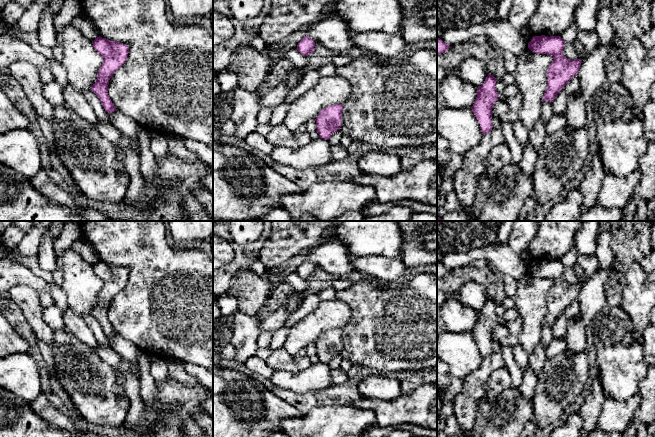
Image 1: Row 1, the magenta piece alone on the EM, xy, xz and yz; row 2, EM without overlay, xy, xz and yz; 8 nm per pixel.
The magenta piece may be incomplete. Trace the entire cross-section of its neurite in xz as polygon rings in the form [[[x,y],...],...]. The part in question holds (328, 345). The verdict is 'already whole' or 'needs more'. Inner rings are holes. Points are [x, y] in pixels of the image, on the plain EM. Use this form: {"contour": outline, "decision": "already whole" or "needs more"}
{"contour": [[[335,328],[322,333],[316,341],[316,356],[320,362],[329,364],[331,359],[340,354],[342,344],[343,328]]], "decision": "already whole"}

